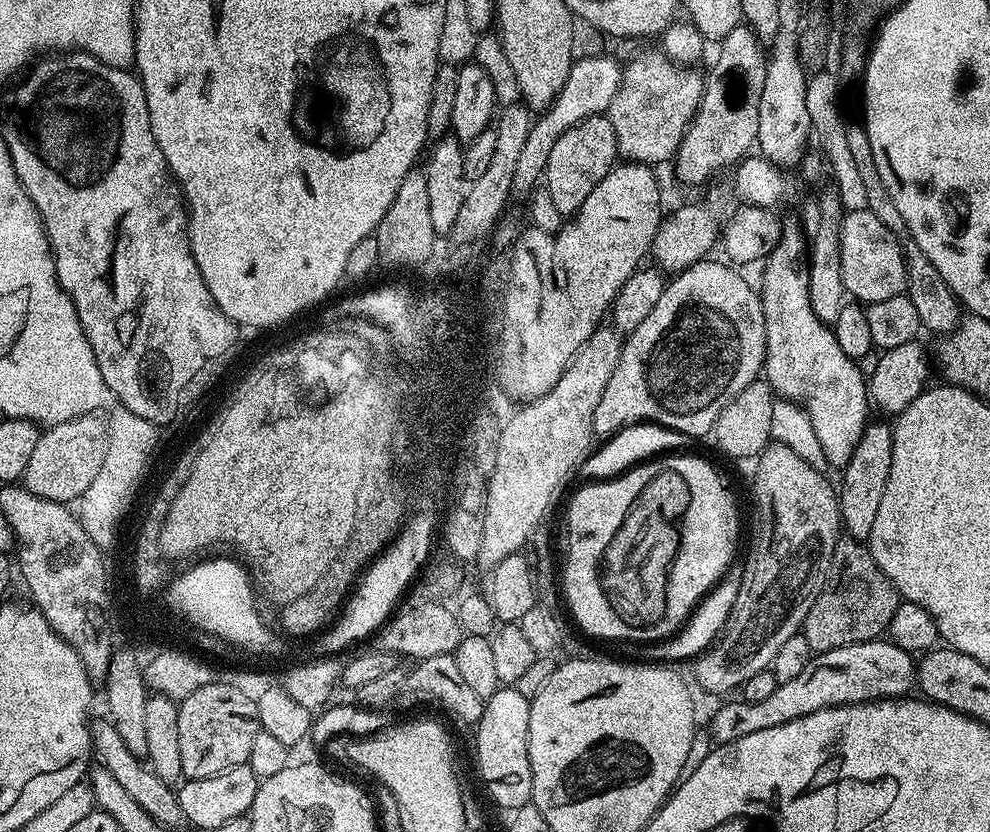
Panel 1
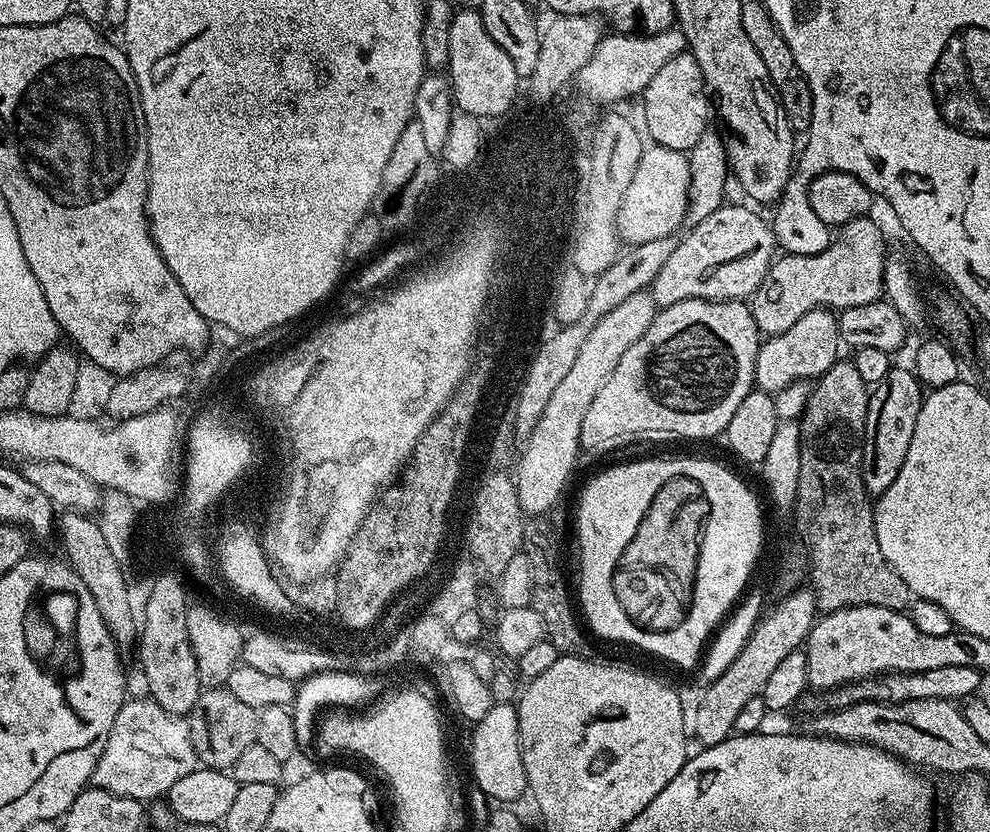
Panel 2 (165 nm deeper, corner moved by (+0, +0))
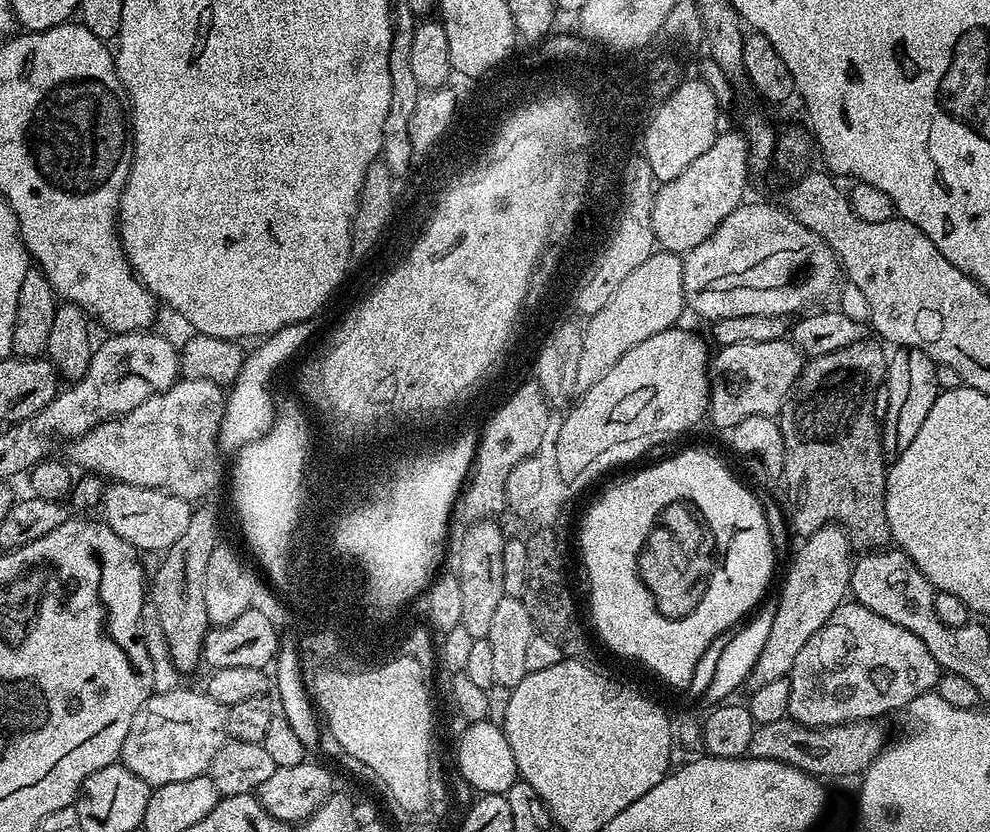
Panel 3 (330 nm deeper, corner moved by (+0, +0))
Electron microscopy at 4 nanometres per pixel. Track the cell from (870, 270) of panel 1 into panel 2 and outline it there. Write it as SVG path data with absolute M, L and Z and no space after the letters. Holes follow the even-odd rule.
M863 216L843 225L840 240L836 240L824 247L822 254L813 256L781 255L773 259L764 281L750 297L750 307L754 314L754 322L758 330L765 337L777 336L786 330L790 330L792 321L802 318L815 308L829 310L843 310L850 306L866 306L870 302L881 299L884 296L884 232L872 221L872 218Z

